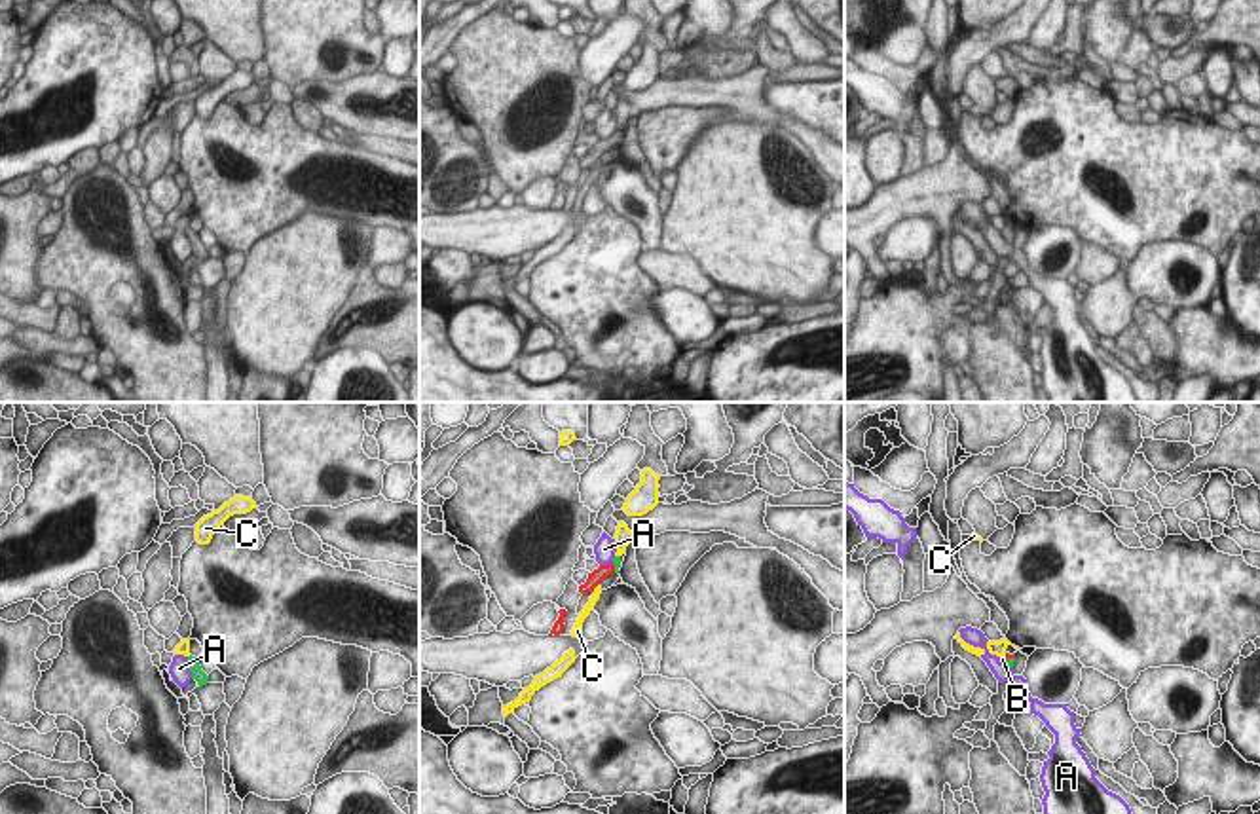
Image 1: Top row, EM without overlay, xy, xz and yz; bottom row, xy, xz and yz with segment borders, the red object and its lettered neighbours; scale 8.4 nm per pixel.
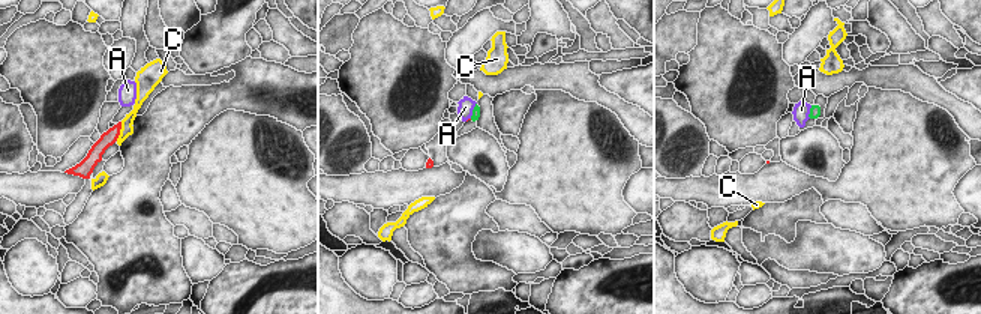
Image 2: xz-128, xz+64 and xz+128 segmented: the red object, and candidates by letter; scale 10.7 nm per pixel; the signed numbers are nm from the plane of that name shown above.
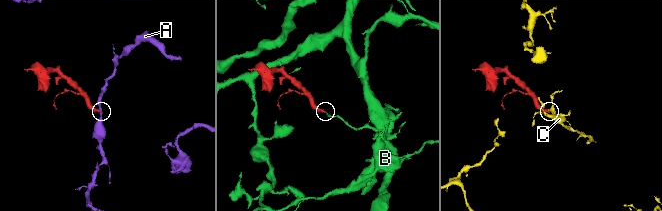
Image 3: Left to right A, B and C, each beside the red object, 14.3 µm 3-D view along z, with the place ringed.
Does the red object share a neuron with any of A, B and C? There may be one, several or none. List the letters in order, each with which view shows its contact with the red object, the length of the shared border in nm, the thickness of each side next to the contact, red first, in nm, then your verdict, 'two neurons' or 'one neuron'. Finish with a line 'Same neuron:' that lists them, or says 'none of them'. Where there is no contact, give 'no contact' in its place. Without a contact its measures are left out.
A: meets red in xz; contact 120 nm long; 120 nm thick on the red side, 180 nm on the other; two neurons
B: meets red in yz; contact 100 nm long; 50 nm thick on the red side, 60 nm on the other; one neuron
C: meets red in xz; contact 100 nm long; 120 nm thick on the red side, 70 nm on the other; two neurons
Same neuron: B

